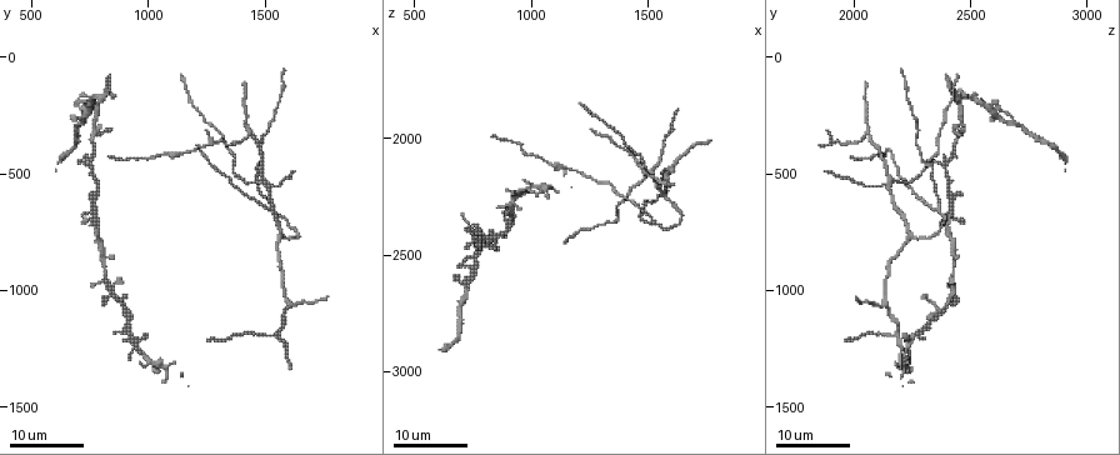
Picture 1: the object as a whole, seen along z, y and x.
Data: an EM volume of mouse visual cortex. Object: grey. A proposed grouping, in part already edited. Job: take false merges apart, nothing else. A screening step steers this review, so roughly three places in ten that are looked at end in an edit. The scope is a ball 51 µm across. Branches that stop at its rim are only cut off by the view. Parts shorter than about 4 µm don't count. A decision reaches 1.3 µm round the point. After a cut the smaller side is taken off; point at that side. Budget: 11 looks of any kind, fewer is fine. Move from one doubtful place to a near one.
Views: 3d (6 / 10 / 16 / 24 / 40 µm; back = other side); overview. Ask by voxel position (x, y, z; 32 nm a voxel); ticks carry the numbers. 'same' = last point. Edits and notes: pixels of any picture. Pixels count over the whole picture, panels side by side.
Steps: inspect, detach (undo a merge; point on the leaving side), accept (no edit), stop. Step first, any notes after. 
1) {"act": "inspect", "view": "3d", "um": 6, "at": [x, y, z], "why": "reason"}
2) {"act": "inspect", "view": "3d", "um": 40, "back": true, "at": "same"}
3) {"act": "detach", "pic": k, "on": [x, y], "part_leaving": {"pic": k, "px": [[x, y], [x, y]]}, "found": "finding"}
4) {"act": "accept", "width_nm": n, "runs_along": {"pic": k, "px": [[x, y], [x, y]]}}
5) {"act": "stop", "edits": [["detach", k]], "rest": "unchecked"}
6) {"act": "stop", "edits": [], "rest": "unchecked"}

{"act": "inspect", "view": "3d", "um": 16, "at": [1530, 640, 2360], "why": "three-way junction"}

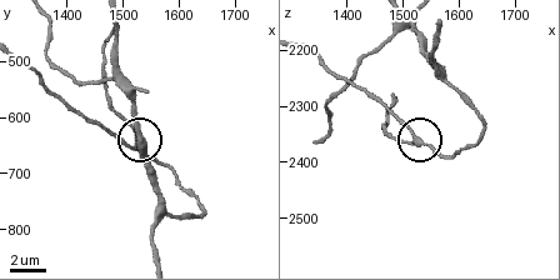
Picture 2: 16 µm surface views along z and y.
{"act": "inspect", "view": "3d", "um": 6, "at": "same"}

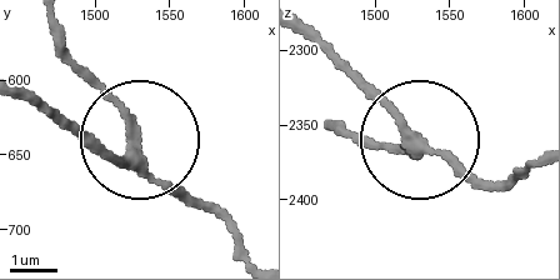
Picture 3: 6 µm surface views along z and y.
{"act": "accept", "runs_along": {"pic": 3, "px": [[243, 250], [214, 214], [154, 179], [119, 106], [51, 39]]}, "found": "one neuron here"}

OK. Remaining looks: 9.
{"act": "inspect", "view": "3d", "um": 24, "at": [1430, 330, 2040], "why": "a fork"}

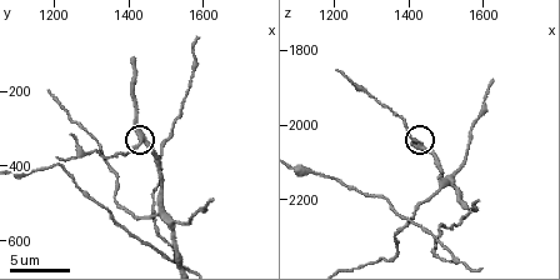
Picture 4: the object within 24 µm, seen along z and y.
{"act": "inspect", "view": "3d", "um": 10, "at": [1440, 330, 2060]}

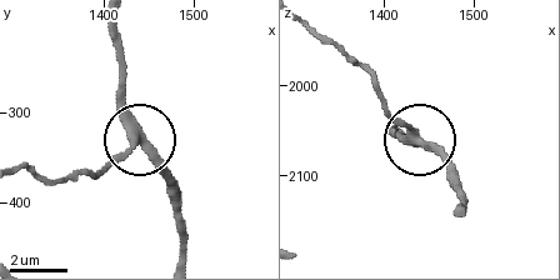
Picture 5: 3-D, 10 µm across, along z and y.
{"act": "accept", "arms": 3, "runs_along": {"pic": 5, "px": [[186, 254], [179, 190], [126, 104], [121, 49]]}, "found": "all the same neuron"}

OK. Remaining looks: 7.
{"act": "inspect", "view": "3d", "um": 10, "at": [1490, 530, 2160], "why": "three-way junction"}

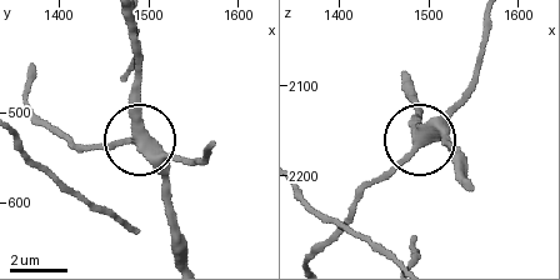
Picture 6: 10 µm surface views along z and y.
{"act": "accept", "width_nm": 320, "runs_along": {"pic": 6, "px": [[184, 254], [141, 133], [141, 63]]}, "found": "continuous, no second neuron"}

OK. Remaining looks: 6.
{"act": "inspect", "view": "3d", "um": 24, "at": [1580, 760, 2250], "why": "arms part here"}

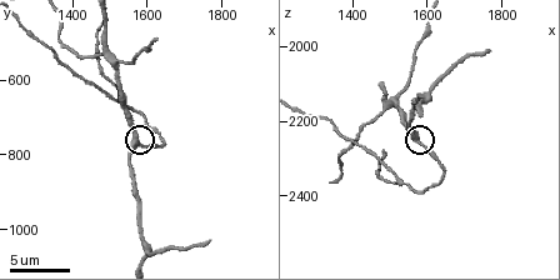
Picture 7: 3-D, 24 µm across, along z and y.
{"act": "inspect", "view": "3d", "um": 6, "at": [1580, 760, 2260]}

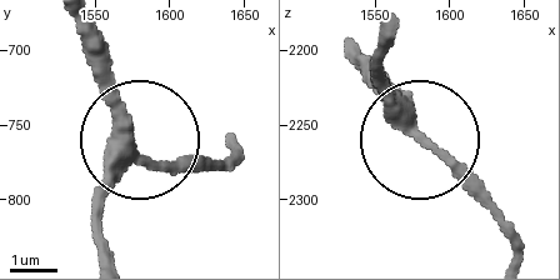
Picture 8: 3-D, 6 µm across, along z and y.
{"act": "accept", "arms": 3, "runs_along": {"pic": 8, "px": [[111, 250], [104, 203], [131, 143], [111, 71], [84, 39]]}, "found": "one neuron here"}

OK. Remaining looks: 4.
{"act": "inspect", "view": "3d", "um": 16, "at": [1550, 1190, 2190], "why": "three-way junction"}

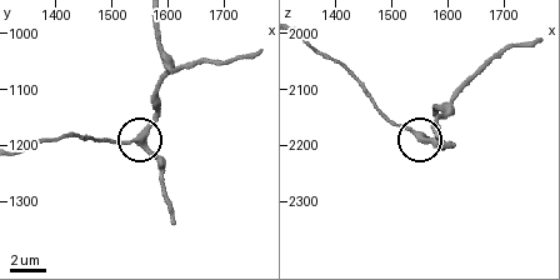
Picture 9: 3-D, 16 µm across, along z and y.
{"act": "inspect", "view": "3d", "um": 6, "at": [1555, 1195, 2190], "why": "zoom in"}

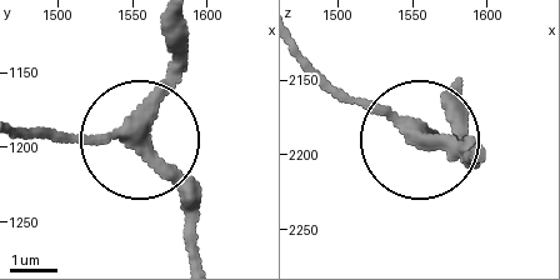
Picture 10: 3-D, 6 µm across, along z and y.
{"act": "accept", "width_nm": 320, "found": "all the same neuron"}

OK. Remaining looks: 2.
{"act": "stop", "edits": [], "rest": "unchecked"}

